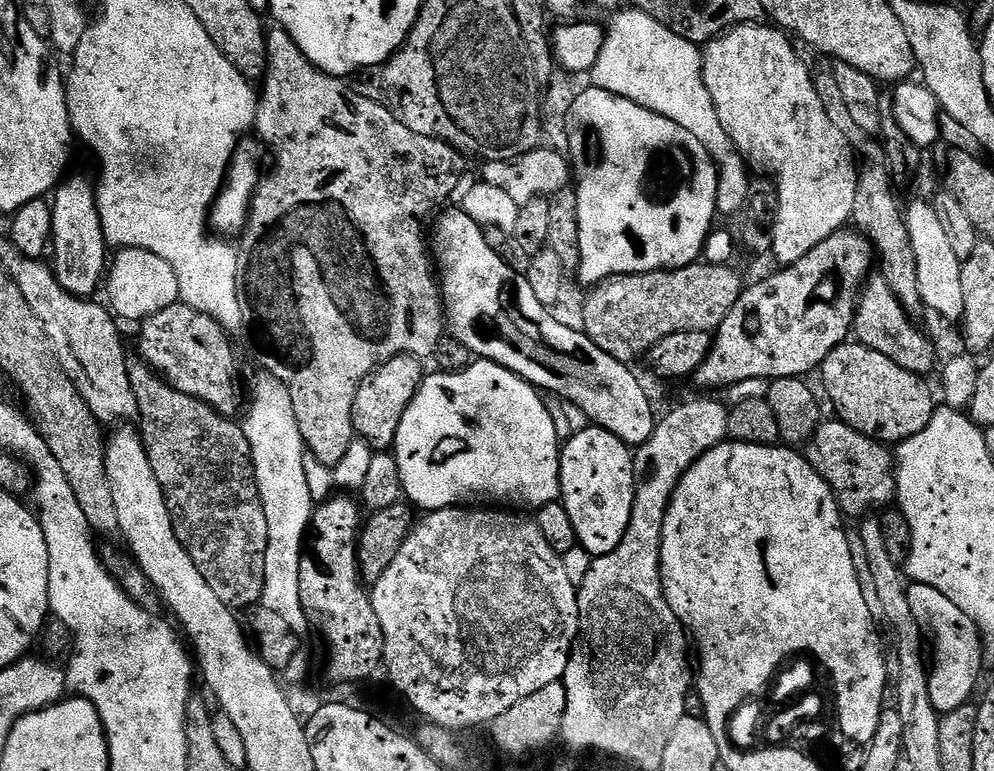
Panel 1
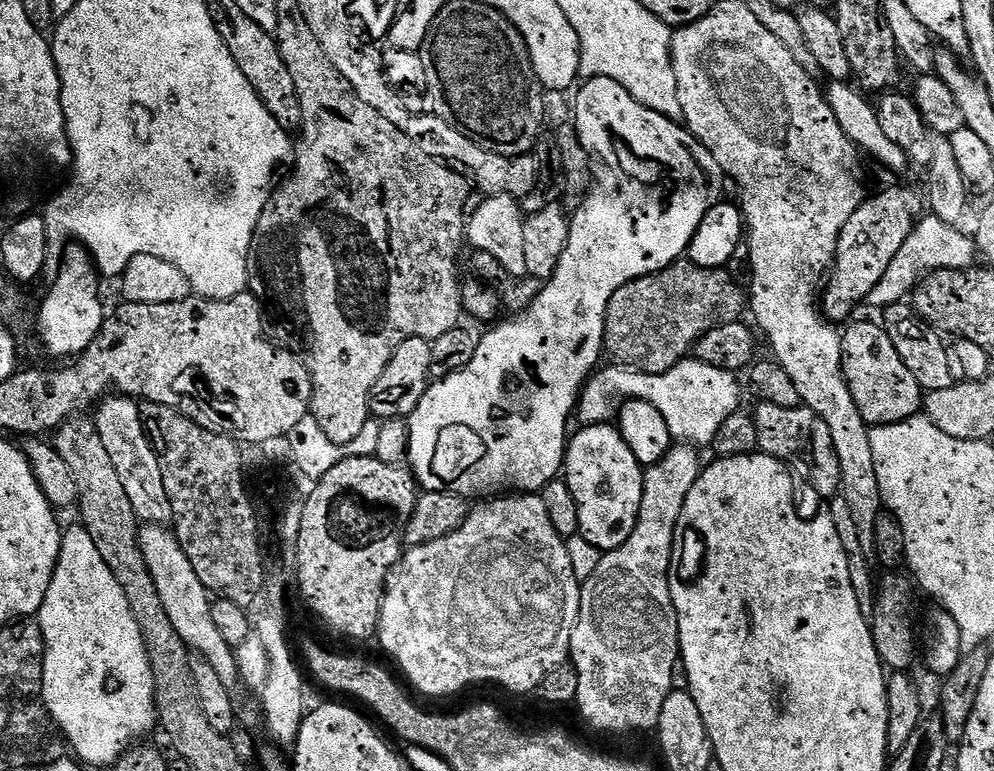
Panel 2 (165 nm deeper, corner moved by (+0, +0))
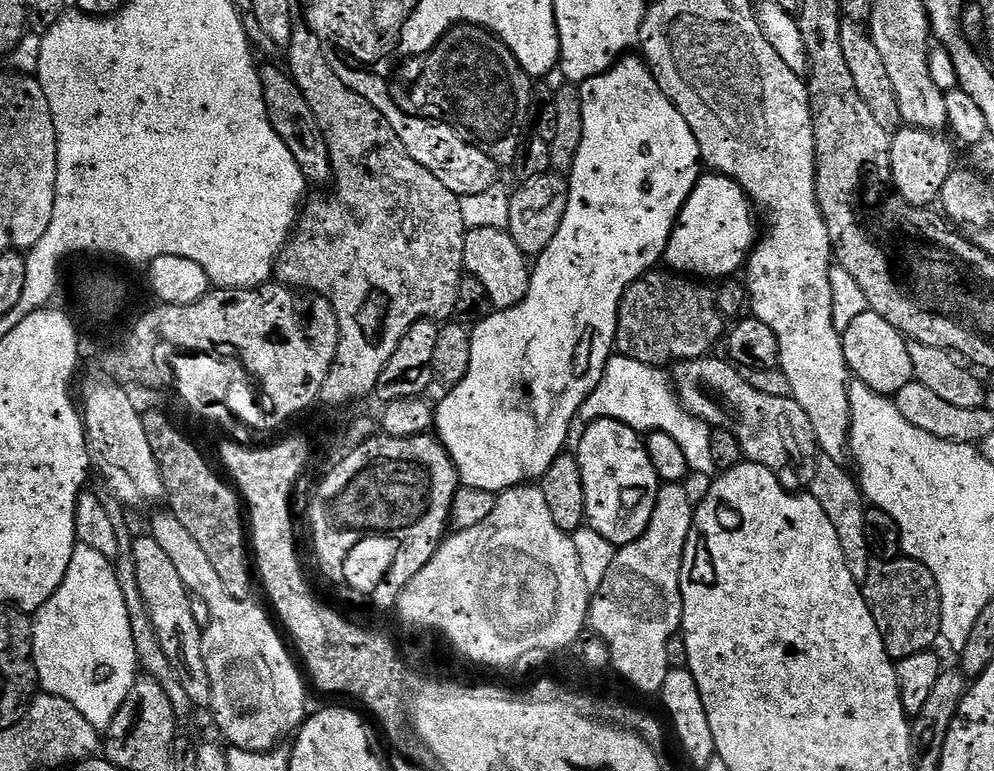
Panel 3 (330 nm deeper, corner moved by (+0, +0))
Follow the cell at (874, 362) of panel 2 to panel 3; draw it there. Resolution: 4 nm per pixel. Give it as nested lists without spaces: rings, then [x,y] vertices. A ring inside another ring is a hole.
[[[869,310],[858,314],[858,318],[846,326],[842,339],[849,373],[859,383],[870,386],[870,390],[883,396],[895,397],[902,386],[913,383],[914,362],[910,362],[909,341],[877,312]]]

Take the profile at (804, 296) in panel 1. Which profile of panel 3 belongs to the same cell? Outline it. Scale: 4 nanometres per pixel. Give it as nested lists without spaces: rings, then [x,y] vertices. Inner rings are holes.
[[[901,127],[892,136],[890,162],[894,169],[894,188],[900,197],[915,208],[928,208],[935,205],[940,198],[942,186],[946,186],[946,178],[954,171],[952,164],[956,160],[956,152],[952,149],[953,141],[947,135],[926,128]]]

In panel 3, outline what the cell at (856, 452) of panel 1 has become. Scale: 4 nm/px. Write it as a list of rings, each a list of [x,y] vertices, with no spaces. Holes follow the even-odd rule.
[[[712,359],[684,360],[675,365],[674,387],[684,409],[692,416],[705,420],[713,429],[734,434],[745,457],[753,464],[779,469],[780,448],[785,448],[792,452],[792,464],[800,468],[804,478],[815,474],[818,449],[806,410],[802,410],[791,396],[772,397],[756,390],[740,376],[740,369],[727,359]]]

